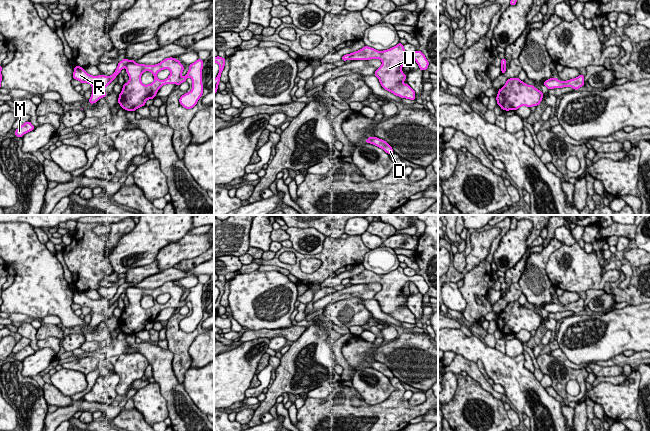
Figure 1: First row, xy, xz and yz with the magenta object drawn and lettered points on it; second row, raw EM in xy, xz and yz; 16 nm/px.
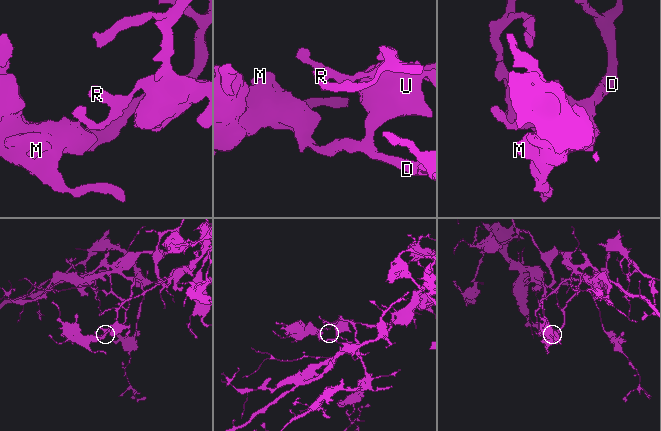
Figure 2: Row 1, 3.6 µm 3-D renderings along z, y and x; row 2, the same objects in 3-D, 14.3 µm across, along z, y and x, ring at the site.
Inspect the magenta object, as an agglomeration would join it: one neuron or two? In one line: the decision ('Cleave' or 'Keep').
Cleave

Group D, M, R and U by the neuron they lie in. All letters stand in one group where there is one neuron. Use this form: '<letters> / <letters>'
D M U / R

